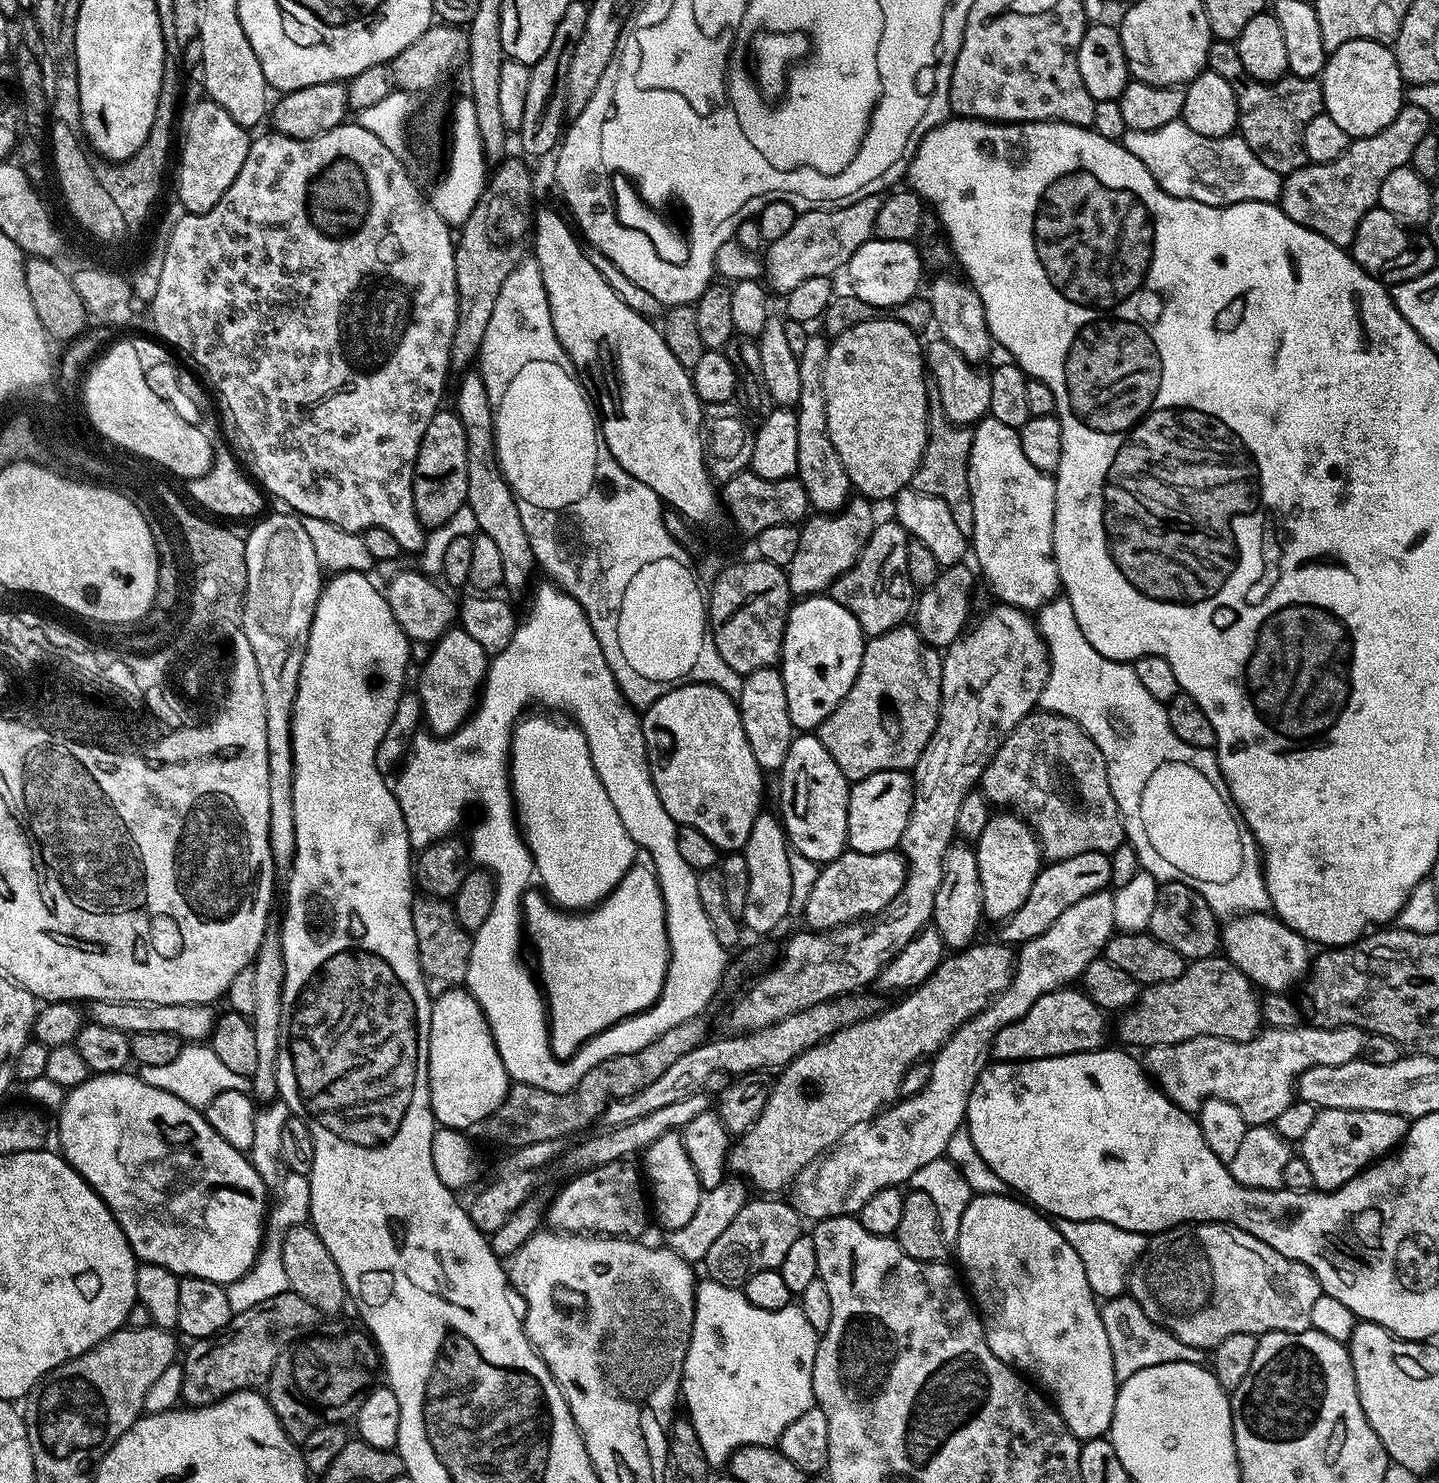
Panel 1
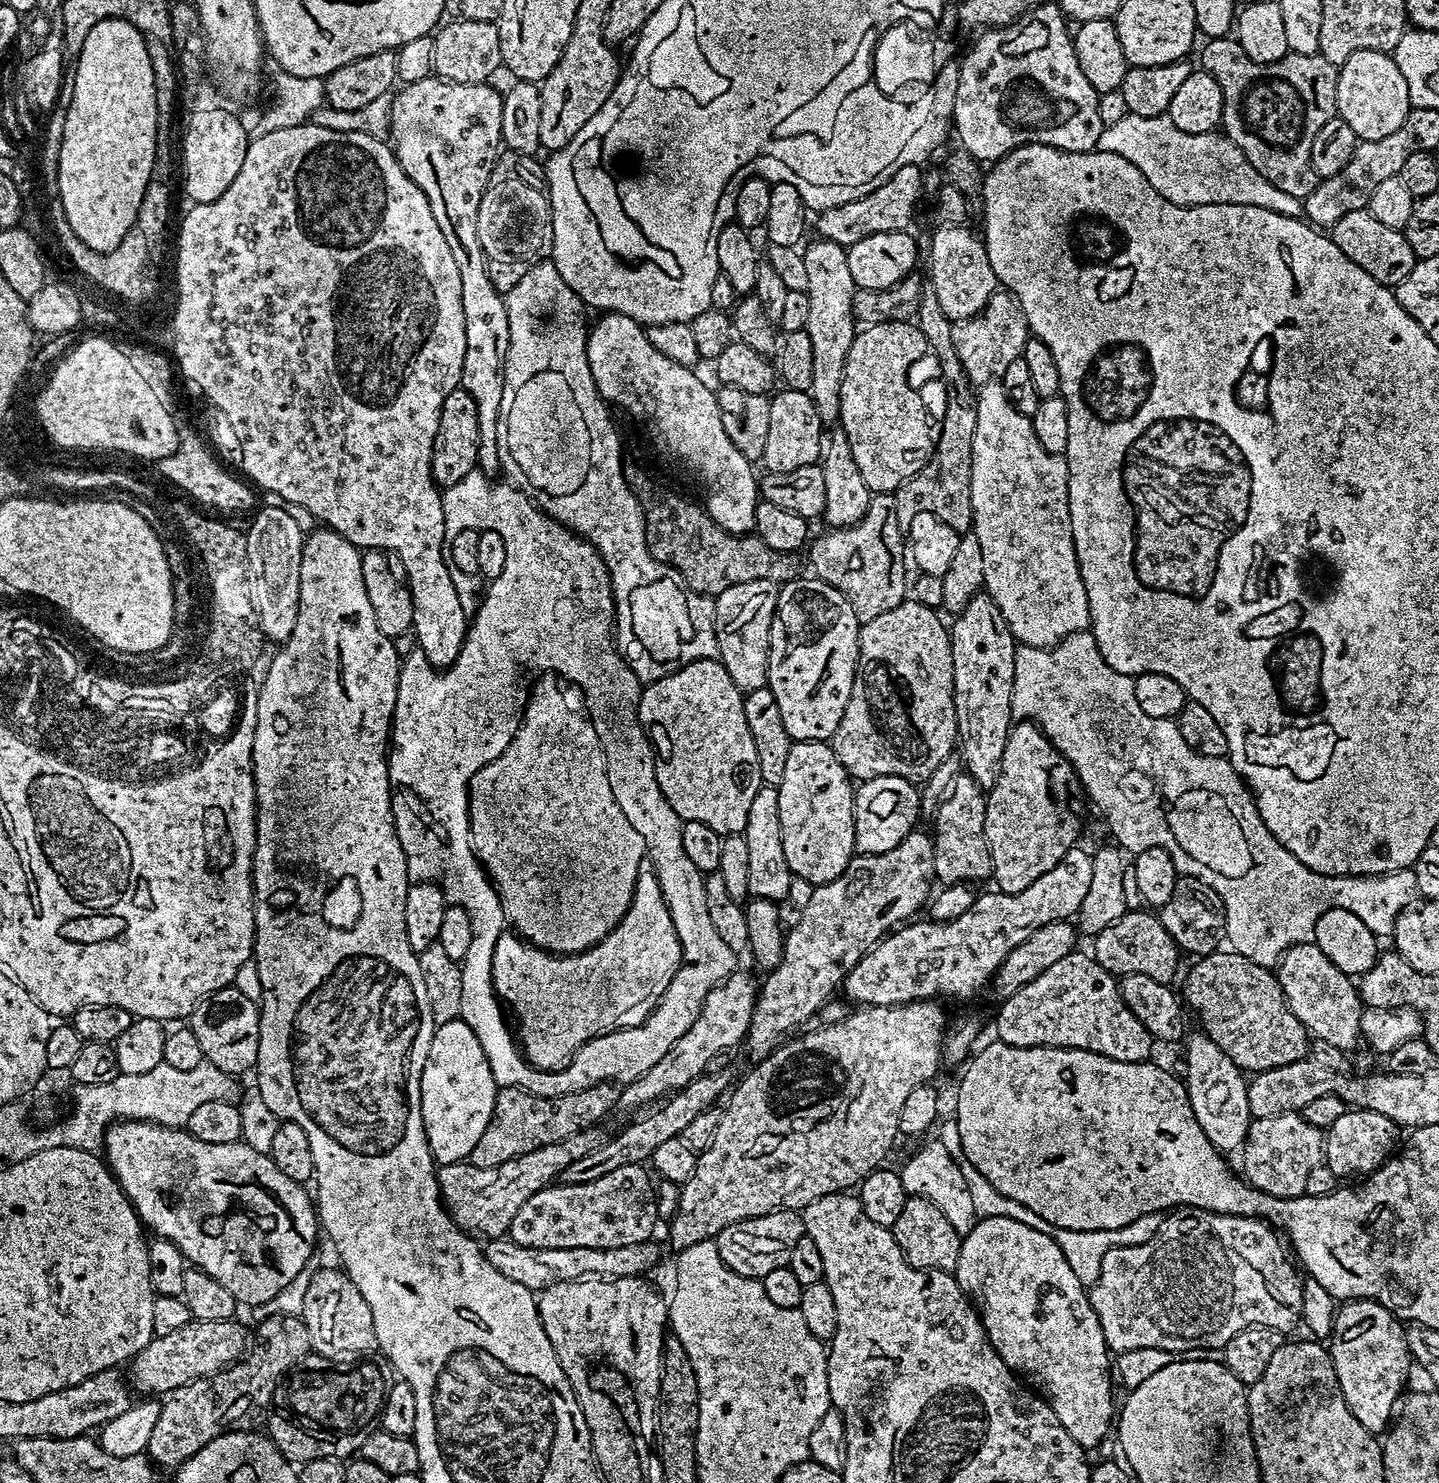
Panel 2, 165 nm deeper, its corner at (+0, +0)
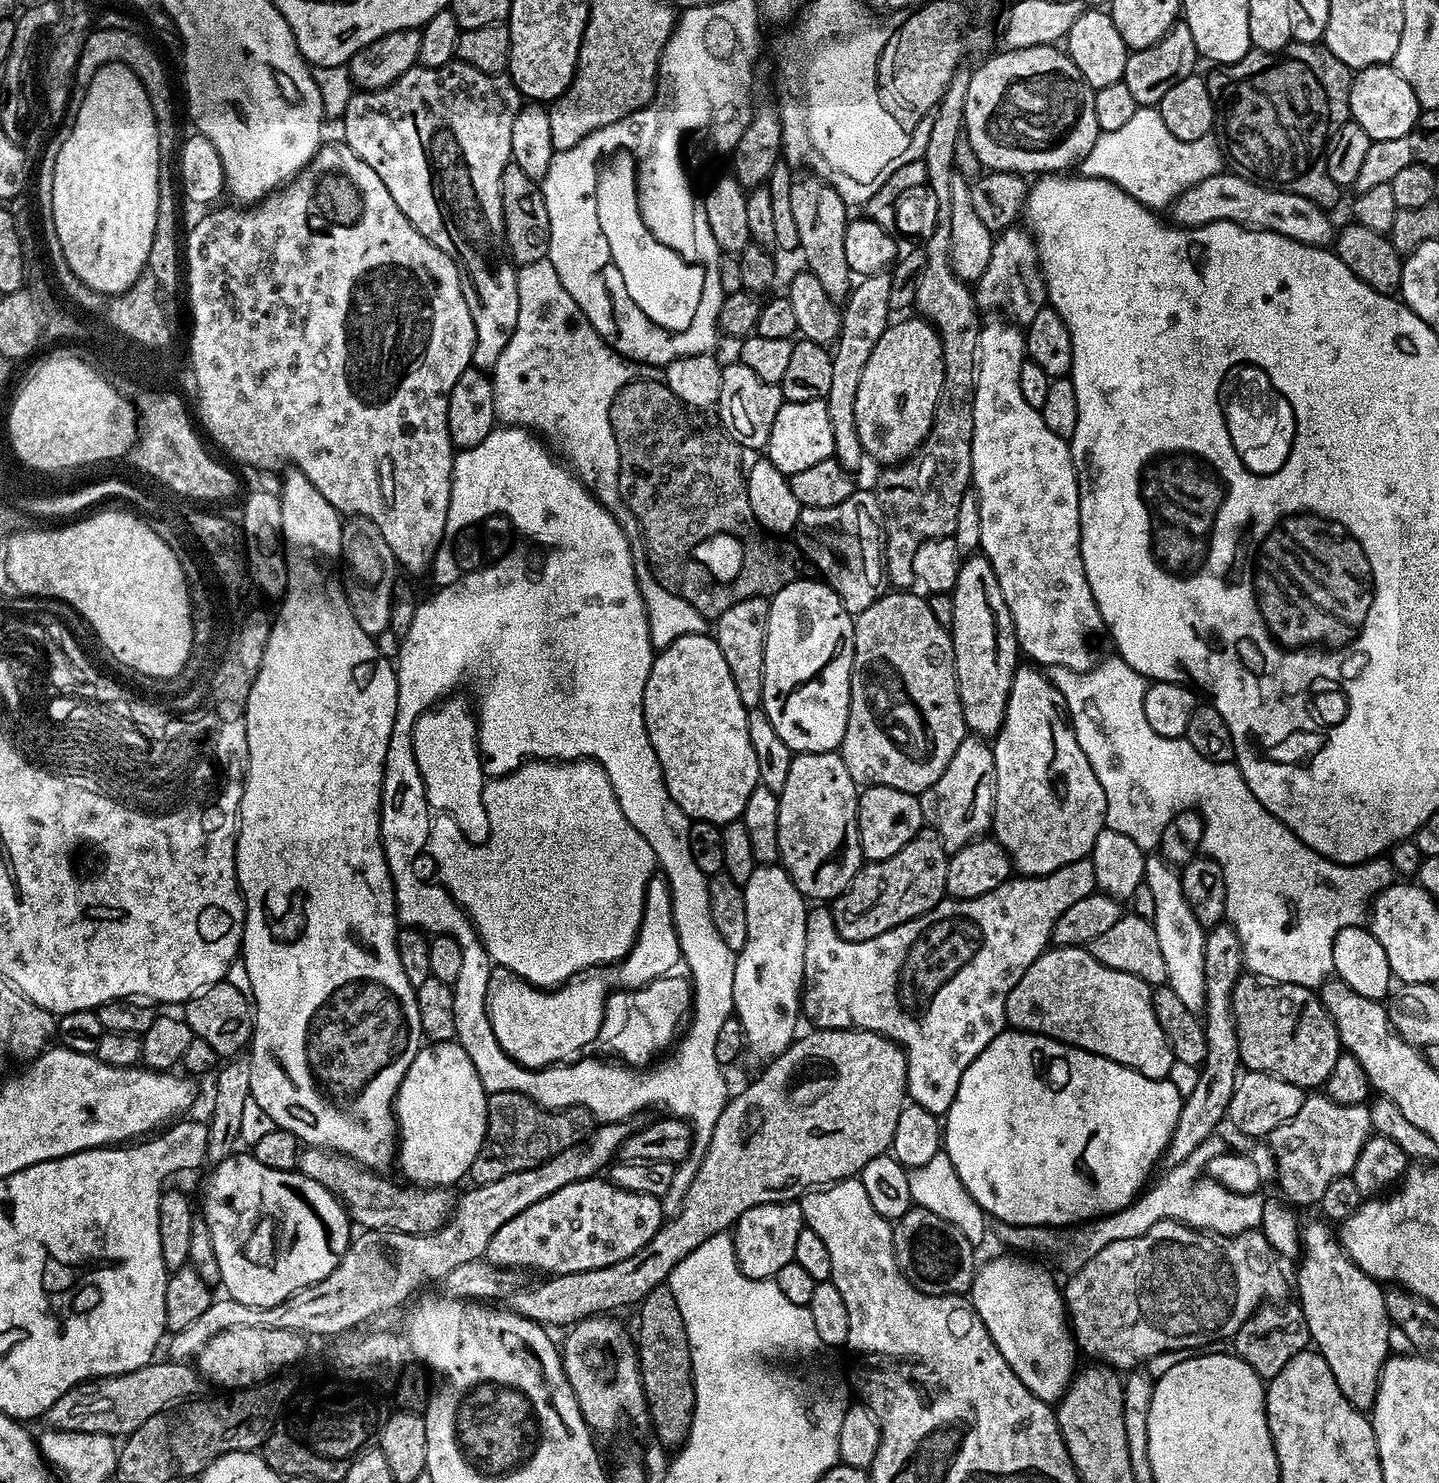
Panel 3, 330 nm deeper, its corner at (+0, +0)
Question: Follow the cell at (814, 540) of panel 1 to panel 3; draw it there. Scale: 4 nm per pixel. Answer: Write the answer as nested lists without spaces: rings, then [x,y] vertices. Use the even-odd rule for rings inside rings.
[[[889,271],[876,272],[857,283],[849,293],[841,313],[840,339],[833,351],[833,381],[828,395],[830,422],[834,426],[835,450],[833,455],[848,472],[856,474],[866,461],[866,453],[858,438],[857,424],[854,420],[854,402],[857,401],[858,384],[862,370],[869,361],[878,339],[885,333],[890,323],[892,311],[892,280]]]

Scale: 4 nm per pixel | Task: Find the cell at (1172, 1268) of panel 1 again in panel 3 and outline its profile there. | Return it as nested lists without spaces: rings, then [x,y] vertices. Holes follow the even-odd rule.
[[[1159,1220],[1150,1230],[1146,1230],[1138,1238],[1122,1238],[1122,1242],[1110,1242],[1094,1258],[1090,1258],[1082,1267],[1075,1269],[1071,1273],[1068,1285],[1063,1285],[1062,1295],[1064,1297],[1064,1310],[1070,1325],[1070,1331],[1075,1339],[1076,1347],[1081,1353],[1093,1356],[1093,1361],[1103,1362],[1117,1370],[1132,1370],[1143,1362],[1147,1362],[1154,1354],[1163,1352],[1173,1352],[1183,1348],[1203,1349],[1203,1344],[1212,1344],[1215,1340],[1220,1340],[1223,1336],[1235,1337],[1236,1331],[1243,1326],[1246,1318],[1252,1316],[1253,1312],[1265,1302],[1280,1302],[1284,1296],[1290,1292],[1290,1284],[1284,1281],[1284,1272],[1279,1268],[1277,1257],[1272,1251],[1272,1247],[1266,1242],[1263,1232],[1259,1230],[1249,1230],[1239,1234],[1217,1236],[1209,1234],[1204,1230],[1190,1228],[1178,1220]]]

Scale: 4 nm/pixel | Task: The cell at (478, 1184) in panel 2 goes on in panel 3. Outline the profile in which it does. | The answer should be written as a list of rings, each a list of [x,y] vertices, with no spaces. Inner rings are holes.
[[[304,1146],[296,1159],[295,1171],[306,1178],[318,1182],[344,1206],[348,1219],[361,1229],[374,1232],[405,1232],[407,1236],[426,1236],[440,1231],[447,1220],[452,1219],[452,1210],[456,1206],[457,1197],[452,1196],[453,1189],[422,1188],[404,1186],[399,1188],[388,1180],[382,1180],[375,1171],[356,1163],[341,1152],[333,1152],[330,1148],[313,1148]]]

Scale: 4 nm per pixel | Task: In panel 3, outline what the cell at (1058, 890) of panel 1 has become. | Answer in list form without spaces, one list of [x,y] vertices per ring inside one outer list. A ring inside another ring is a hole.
[[[1085,858],[1083,860],[1075,860],[1070,862],[1066,866],[1062,866],[1058,870],[1054,870],[1050,874],[1045,876],[1020,876],[1019,878],[1009,878],[1005,884],[999,884],[994,890],[990,890],[990,894],[982,894],[978,898],[973,900],[953,900],[951,898],[945,898],[936,904],[926,914],[922,914],[918,918],[914,918],[910,922],[906,922],[902,926],[894,926],[894,930],[886,930],[886,934],[878,934],[878,938],[870,938],[869,940],[863,940],[862,942],[850,942],[846,938],[842,938],[838,934],[836,924],[832,920],[831,911],[824,906],[816,906],[809,911],[806,918],[806,954],[804,955],[804,986],[802,989],[802,1012],[805,1017],[809,1016],[813,1020],[817,1029],[821,1028],[854,1028],[862,1032],[876,1032],[879,1036],[884,1036],[888,1040],[893,1040],[895,1044],[899,1044],[904,1051],[904,1056],[908,1059],[908,1083],[906,1087],[906,1096],[913,1104],[930,1110],[935,1116],[943,1117],[949,1110],[950,1106],[954,1102],[954,1098],[958,1094],[958,1086],[962,1082],[962,1074],[966,1074],[966,1070],[970,1066],[970,1062],[974,1062],[974,1058],[978,1054],[982,1054],[982,1050],[986,1050],[986,1046],[990,1046],[990,1042],[994,1042],[994,1038],[999,1032],[1005,1031],[1006,1028],[1006,998],[1010,994],[1010,990],[1014,990],[1014,986],[1018,982],[1018,978],[1022,978],[1022,974],[1026,974],[1026,970],[1038,959],[1042,953],[1049,947],[1052,939],[1052,932],[1056,929],[1056,923],[1058,918],[1063,914],[1069,906],[1074,906],[1074,902],[1078,902],[1078,898],[1086,898],[1096,888],[1096,879],[1094,878],[1094,866],[1091,859]]]

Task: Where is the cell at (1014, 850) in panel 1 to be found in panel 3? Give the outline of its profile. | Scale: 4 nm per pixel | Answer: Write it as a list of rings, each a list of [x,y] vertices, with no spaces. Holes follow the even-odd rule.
[[[1017,667],[1006,714],[994,737],[992,753],[996,767],[996,798],[992,806],[991,831],[997,844],[1004,847],[1013,869],[1020,876],[1045,876],[1091,853],[1094,838],[1106,827],[1106,794],[1094,774],[1086,754],[1078,746],[1076,731],[1068,718],[1062,694],[1039,667]]]

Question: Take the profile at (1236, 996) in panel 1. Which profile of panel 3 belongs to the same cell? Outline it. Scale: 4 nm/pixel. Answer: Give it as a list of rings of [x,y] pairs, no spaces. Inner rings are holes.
[[[1242,974],[1232,991],[1232,1017],[1236,1023],[1240,1062],[1247,1071],[1265,1072],[1305,1090],[1319,1089],[1330,1078],[1342,1049],[1338,1030],[1313,989],[1297,984],[1277,984],[1258,976]]]

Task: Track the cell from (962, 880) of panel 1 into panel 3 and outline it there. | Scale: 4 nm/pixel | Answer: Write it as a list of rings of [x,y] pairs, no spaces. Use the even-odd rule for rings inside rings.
[[[971,734],[958,742],[958,750],[954,750],[954,758],[946,762],[942,778],[938,778],[934,786],[918,796],[920,809],[924,811],[925,825],[935,830],[944,851],[949,854],[966,847],[989,831],[995,798],[996,767],[992,744],[987,739]]]

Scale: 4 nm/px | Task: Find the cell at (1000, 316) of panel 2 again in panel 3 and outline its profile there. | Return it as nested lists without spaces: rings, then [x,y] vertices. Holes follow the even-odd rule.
[[[1005,228],[993,239],[989,265],[975,285],[974,295],[981,309],[1001,308],[1013,316],[1009,317],[1017,325],[1026,326],[1034,322],[1038,310],[1042,310],[1048,304],[1048,288],[1044,285],[1044,274],[1040,270],[1040,255],[1036,252],[1036,241],[1033,240],[1031,231],[1021,228]]]

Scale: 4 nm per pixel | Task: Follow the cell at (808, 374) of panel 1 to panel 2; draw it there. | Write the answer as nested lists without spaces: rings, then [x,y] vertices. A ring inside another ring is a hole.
[[[819,238],[809,248],[803,249],[808,275],[808,297],[810,298],[810,318],[806,318],[804,331],[810,334],[810,351],[814,353],[814,362],[810,366],[810,390],[808,395],[814,402],[814,410],[818,410],[821,425],[832,426],[840,419],[840,403],[842,402],[842,374],[846,370],[846,354],[850,354],[850,346],[858,331],[858,323],[852,316],[852,305],[857,291],[854,277],[850,274],[848,250],[838,242],[830,242]]]

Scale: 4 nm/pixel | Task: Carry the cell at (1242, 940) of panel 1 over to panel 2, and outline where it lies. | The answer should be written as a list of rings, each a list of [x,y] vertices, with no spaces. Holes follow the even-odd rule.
[[[1314,942],[1290,946],[1280,956],[1274,971],[1294,1018],[1298,1018],[1313,1037],[1340,1047],[1347,1054],[1352,1052],[1356,1043],[1361,1043],[1362,1001],[1357,985],[1353,977],[1338,970],[1338,966],[1334,966],[1334,962],[1330,962]]]

